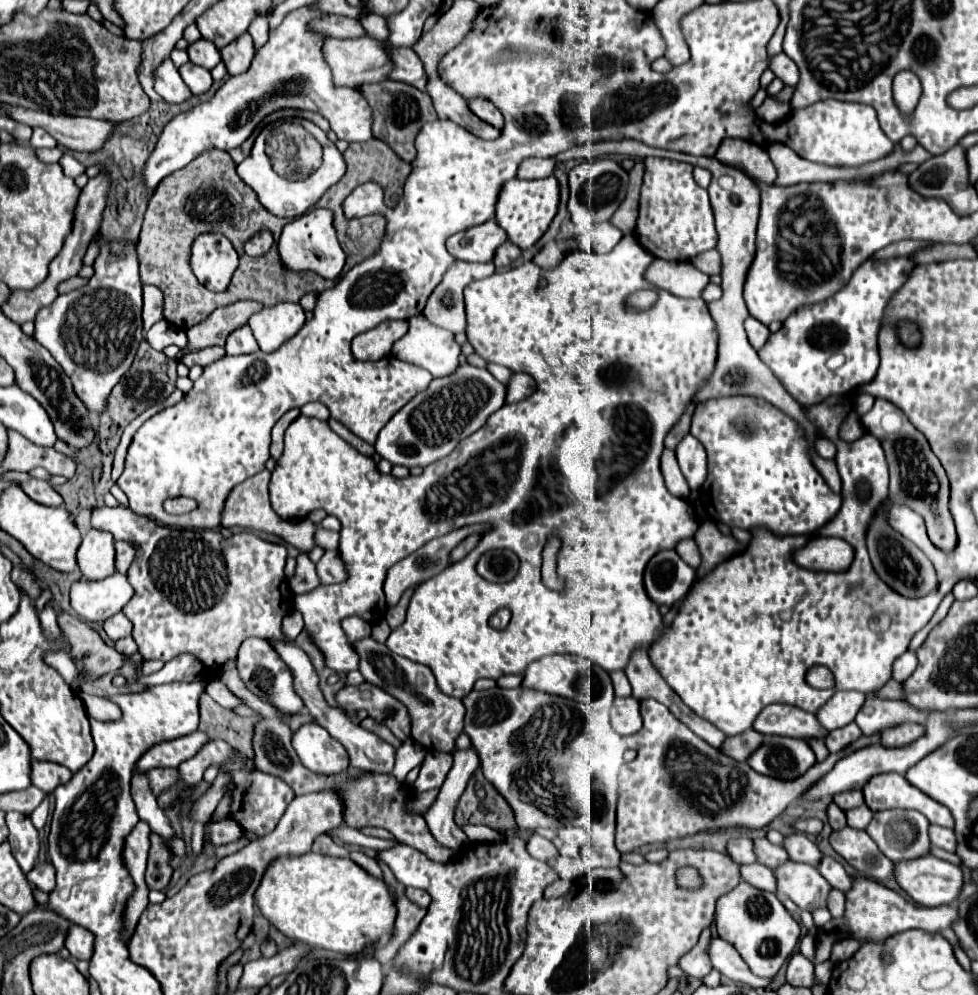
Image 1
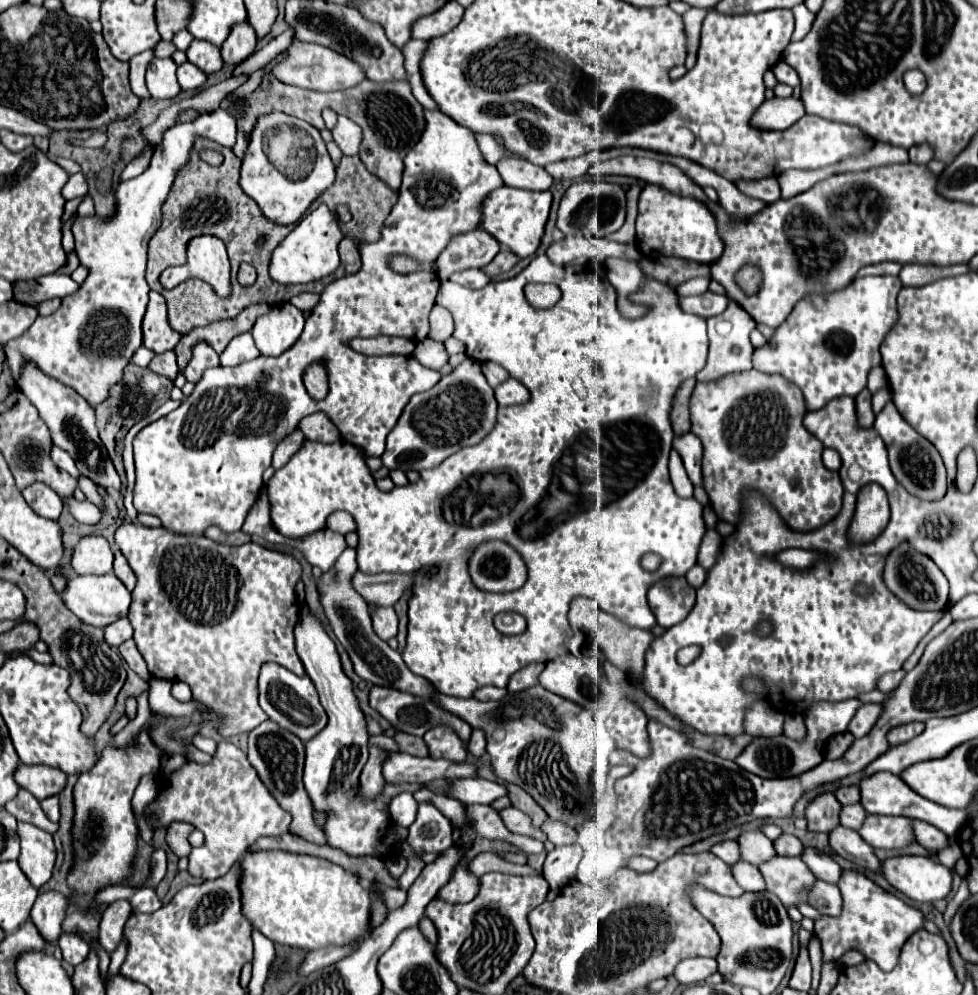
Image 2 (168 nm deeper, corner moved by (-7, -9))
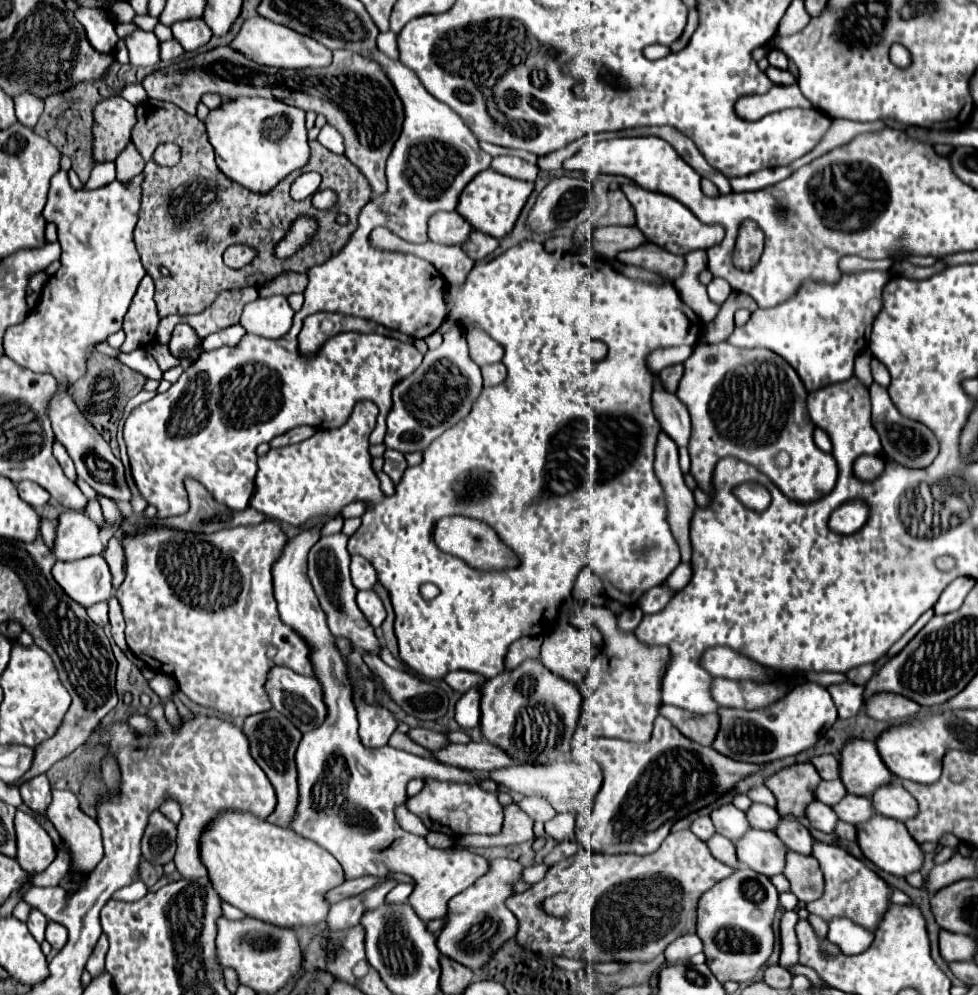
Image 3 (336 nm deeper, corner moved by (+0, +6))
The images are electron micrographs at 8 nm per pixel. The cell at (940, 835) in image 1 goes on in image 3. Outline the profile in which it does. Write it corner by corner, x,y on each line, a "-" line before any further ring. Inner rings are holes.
899,782
889,784
889,788
887,786
879,788
871,800
873,800
875,810
881,816
887,816
887,818
893,818
899,822
913,820
919,812
917,800

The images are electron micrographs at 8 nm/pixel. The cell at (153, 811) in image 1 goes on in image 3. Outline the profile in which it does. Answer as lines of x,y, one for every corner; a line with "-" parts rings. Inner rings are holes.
105,936
99,938
89,962
87,962
87,970
91,972
91,976
99,976
103,966
105,966
105,954
107,954
107,946
109,946
109,940

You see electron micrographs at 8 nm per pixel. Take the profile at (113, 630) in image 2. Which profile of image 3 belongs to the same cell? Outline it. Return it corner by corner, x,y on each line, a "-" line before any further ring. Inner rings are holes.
99,602
99,604
91,606
91,608
87,610
87,614
89,614
89,618
91,618
95,624
99,624
99,626
109,624
109,606
107,606
107,602

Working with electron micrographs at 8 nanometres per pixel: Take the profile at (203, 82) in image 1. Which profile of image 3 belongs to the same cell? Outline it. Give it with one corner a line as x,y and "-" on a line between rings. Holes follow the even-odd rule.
169,40
169,42
161,42
161,60
163,62
171,62
177,60
185,50
181,48
181,44
177,44
177,40

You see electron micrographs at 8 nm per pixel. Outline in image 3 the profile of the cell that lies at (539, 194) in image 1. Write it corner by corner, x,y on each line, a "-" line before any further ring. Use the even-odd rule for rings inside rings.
489,168
489,170
481,172
481,174
477,174
467,184
465,192
461,192
461,198
459,198
459,204
457,204
455,210
475,230
481,230
481,232
485,232
485,234
489,234
493,238
505,238
513,230
513,226
515,226
515,222
517,222
527,198
531,196
533,188
535,188
533,182
521,182
521,180
509,178
509,176
499,174
499,172

